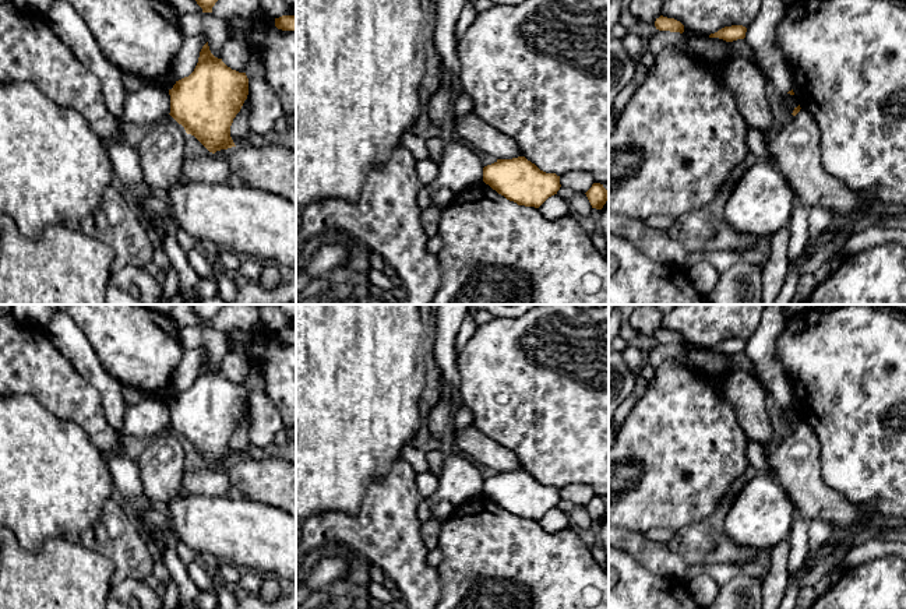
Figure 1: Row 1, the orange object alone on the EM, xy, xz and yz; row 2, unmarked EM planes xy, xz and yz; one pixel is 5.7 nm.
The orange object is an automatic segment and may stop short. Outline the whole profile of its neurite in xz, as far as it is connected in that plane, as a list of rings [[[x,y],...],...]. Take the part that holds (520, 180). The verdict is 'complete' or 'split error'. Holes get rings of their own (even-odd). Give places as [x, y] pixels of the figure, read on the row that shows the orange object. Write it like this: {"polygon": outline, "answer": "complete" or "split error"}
{"polygon": [[[525,156],[497,159],[483,168],[483,182],[518,205],[539,208],[560,190],[560,176],[546,173]]], "answer": "complete"}

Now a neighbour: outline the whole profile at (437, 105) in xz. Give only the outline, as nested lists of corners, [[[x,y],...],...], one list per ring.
[[[443,74],[440,88],[434,94],[424,96],[424,112],[434,123],[440,126],[447,126],[451,123],[452,99],[452,89],[445,74]]]

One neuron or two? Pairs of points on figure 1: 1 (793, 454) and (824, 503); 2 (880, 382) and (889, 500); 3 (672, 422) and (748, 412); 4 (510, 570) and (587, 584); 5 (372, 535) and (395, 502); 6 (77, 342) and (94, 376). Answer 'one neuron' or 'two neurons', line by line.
1: one neuron
2: one neuron
3: two neurons
4: one neuron
5: one neuron
6: one neuron

